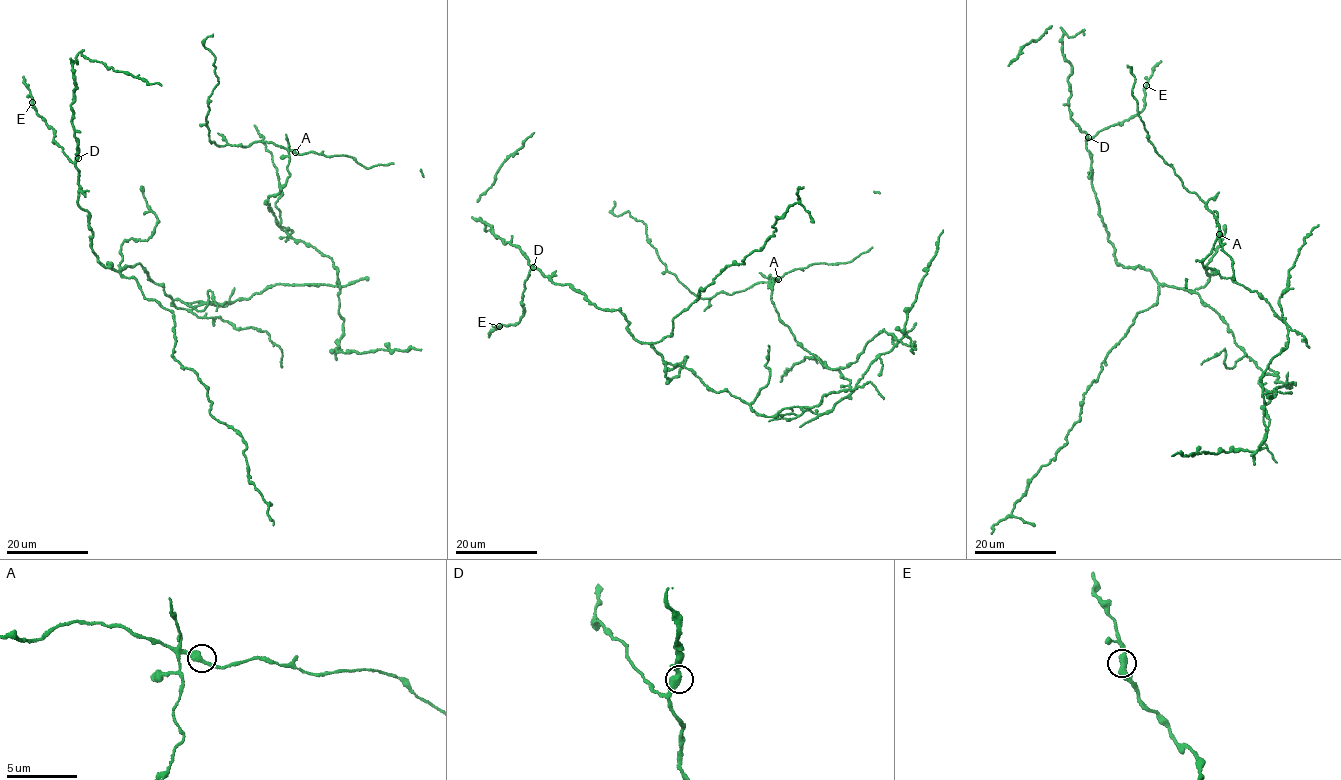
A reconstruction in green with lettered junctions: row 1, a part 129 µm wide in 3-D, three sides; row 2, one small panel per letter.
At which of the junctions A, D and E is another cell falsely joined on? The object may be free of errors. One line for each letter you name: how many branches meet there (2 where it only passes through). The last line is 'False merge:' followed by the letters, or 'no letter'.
A: Branches: 2
False merge: A

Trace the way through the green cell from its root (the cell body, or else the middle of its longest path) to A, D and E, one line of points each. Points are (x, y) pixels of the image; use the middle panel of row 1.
A: (818, 414), (849, 395), (892, 336), (883, 329), (857, 360), (825, 367), (779, 319), (777, 279)
D: (818, 414), (767, 417), (712, 391), (632, 336), (618, 309), (600, 309), (533, 267)
E: (818, 414), (767, 417), (712, 391), (632, 336), (618, 309), (537, 269), (521, 320), (499, 326)

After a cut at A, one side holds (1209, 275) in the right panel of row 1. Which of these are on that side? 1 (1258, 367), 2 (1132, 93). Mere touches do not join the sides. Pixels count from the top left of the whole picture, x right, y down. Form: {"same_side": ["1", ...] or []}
{"same_side": ["1"]}

